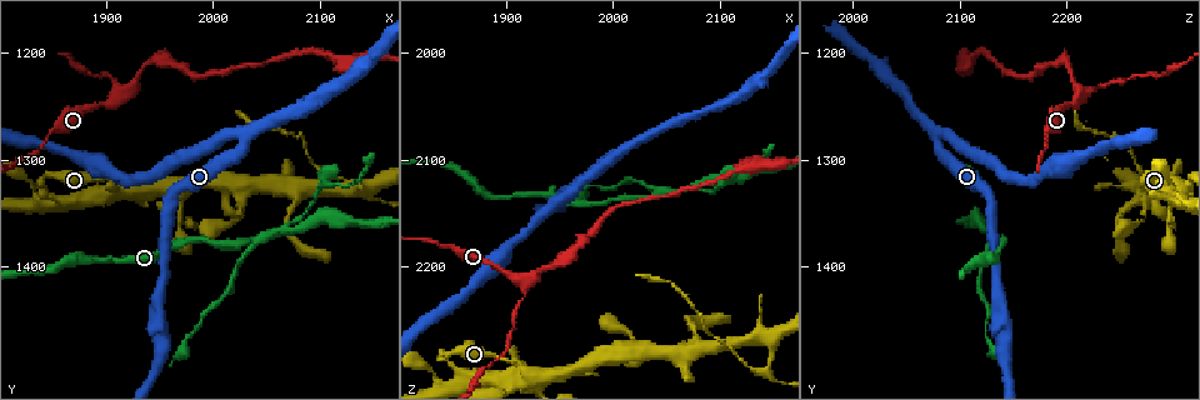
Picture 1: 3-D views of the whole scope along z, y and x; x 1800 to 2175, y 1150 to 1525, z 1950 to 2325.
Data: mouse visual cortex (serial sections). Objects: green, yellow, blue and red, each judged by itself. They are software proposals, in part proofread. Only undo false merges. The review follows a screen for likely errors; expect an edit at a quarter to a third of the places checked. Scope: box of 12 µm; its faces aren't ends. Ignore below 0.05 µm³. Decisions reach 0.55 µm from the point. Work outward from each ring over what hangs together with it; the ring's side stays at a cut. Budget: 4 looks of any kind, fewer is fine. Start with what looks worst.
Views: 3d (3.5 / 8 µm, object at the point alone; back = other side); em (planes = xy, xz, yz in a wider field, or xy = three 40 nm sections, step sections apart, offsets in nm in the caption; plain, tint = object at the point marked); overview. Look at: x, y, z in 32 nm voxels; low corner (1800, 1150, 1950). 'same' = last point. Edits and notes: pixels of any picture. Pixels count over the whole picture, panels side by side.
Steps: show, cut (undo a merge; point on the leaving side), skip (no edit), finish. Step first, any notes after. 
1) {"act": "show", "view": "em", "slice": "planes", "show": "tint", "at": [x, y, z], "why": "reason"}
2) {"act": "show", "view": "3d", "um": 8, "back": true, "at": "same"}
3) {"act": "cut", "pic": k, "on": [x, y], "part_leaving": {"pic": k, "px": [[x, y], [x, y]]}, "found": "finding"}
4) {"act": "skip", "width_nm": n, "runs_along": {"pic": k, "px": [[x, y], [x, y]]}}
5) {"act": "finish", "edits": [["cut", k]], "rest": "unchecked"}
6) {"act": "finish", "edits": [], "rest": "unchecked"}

{"act": "show", "view": "3d", "um": 3.5, "back": true, "at": [2044, 1374, 2134], "why": "three arms meet"}

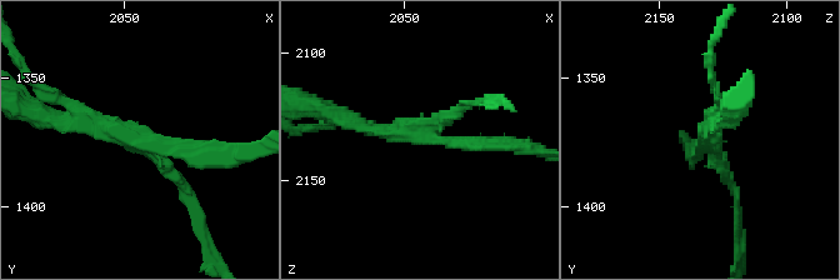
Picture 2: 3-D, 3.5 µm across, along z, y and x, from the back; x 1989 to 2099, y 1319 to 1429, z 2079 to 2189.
{"act": "cut", "pic": 2, "on": [36, 84], "arm_widths_nm": [150, 200, 200], "found": "two cells meet here"}

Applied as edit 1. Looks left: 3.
{"act": "show", "view": "3d", "um": 8, "at": [2030, 1282, 2080], "why": "three arms meet"}

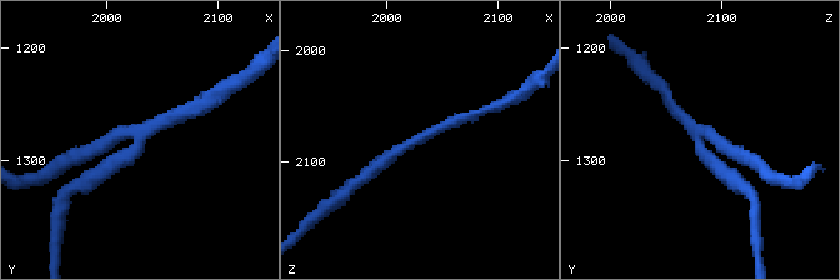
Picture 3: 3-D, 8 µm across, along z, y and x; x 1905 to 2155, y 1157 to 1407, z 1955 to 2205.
{"act": "show", "view": "3d", "um": 3.5, "at": [2030, 1280, 2078], "why": "zoom in"}

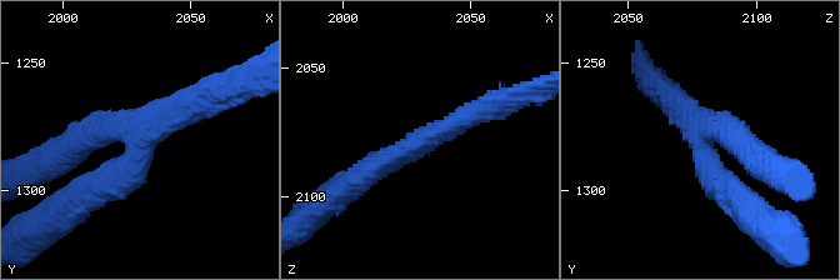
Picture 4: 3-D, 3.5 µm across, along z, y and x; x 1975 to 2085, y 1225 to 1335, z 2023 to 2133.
{"act": "show", "view": "em", "slice": "planes", "show": "tint", "at": [2028, 1280, 2079], "arms": 3, "arm_widths_nm": [300, 300, 350]}

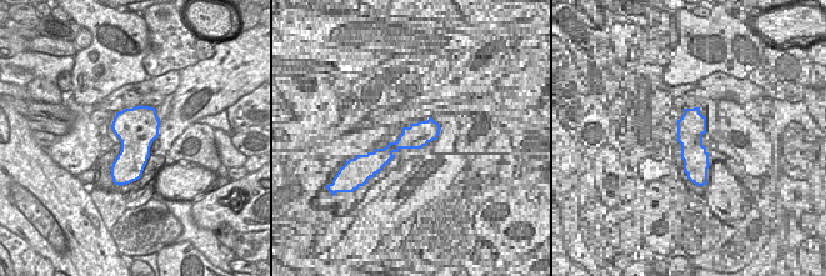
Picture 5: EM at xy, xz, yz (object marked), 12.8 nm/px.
{"act": "skip", "runs_along": {"pic": 4, "px": [[735, 196], [703, 139], [745, 146]]}, "found": "all the same cell"}

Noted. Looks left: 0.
{"act": "finish", "edits": [["cut", 2]], "rest": "unchecked"}

